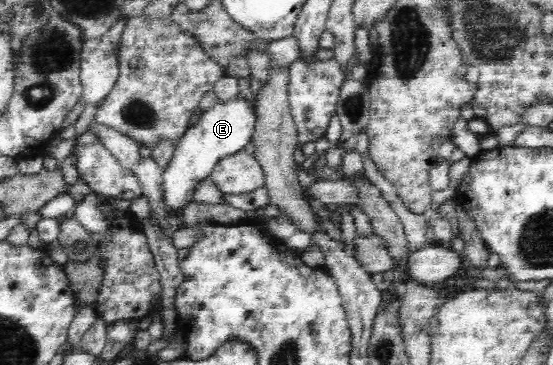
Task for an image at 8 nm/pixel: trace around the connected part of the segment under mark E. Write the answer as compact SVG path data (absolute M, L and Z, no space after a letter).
M243 96L217 102L213 108L205 110L197 124L189 127L185 137L179 140L174 148L173 160L167 170L163 170L163 191L168 210L179 213L185 205L189 205L194 186L201 179L210 176L213 167L228 155L244 150L256 132L256 104L247 102Z

